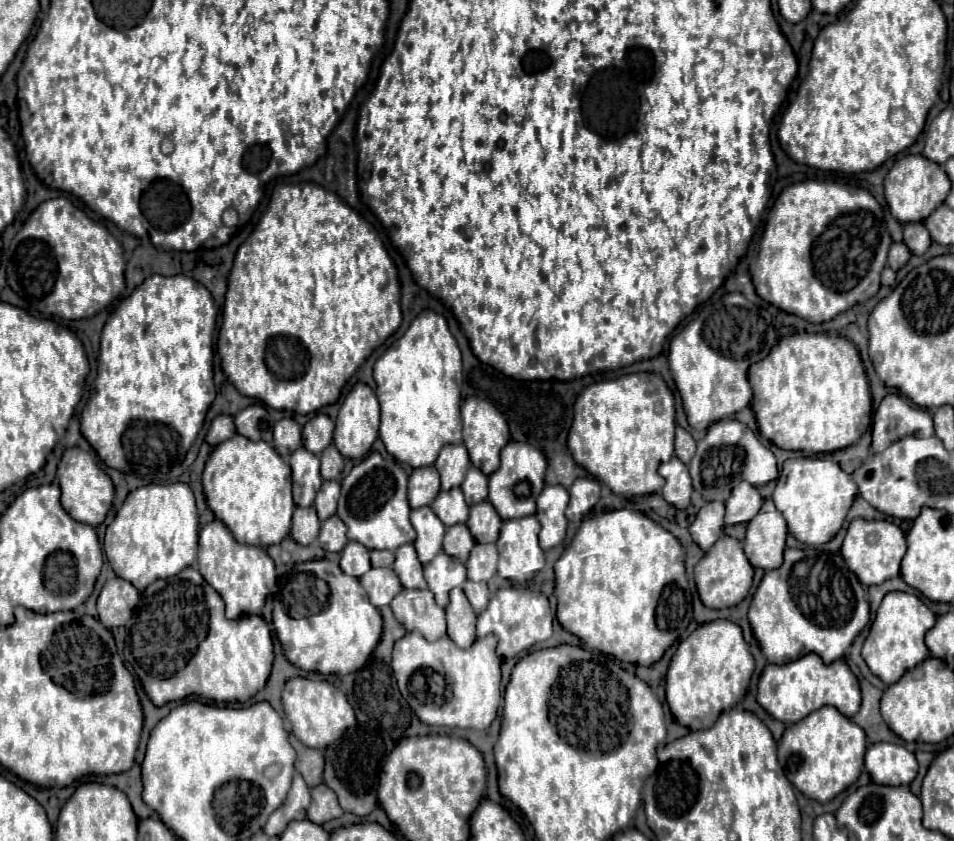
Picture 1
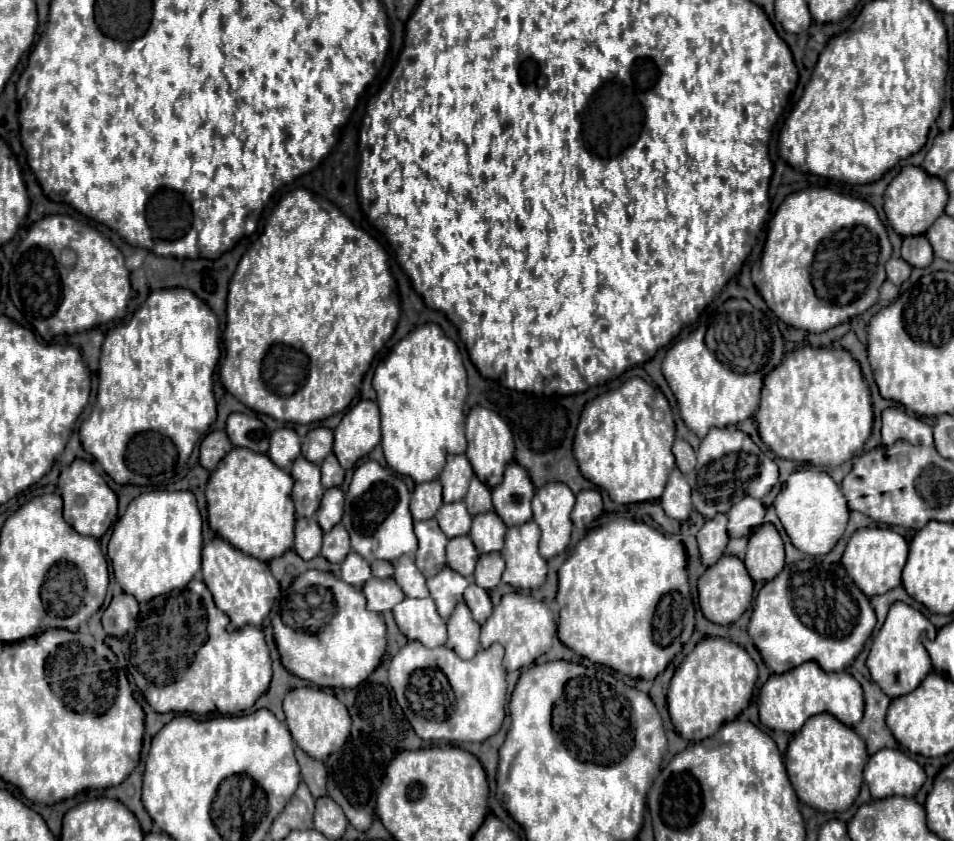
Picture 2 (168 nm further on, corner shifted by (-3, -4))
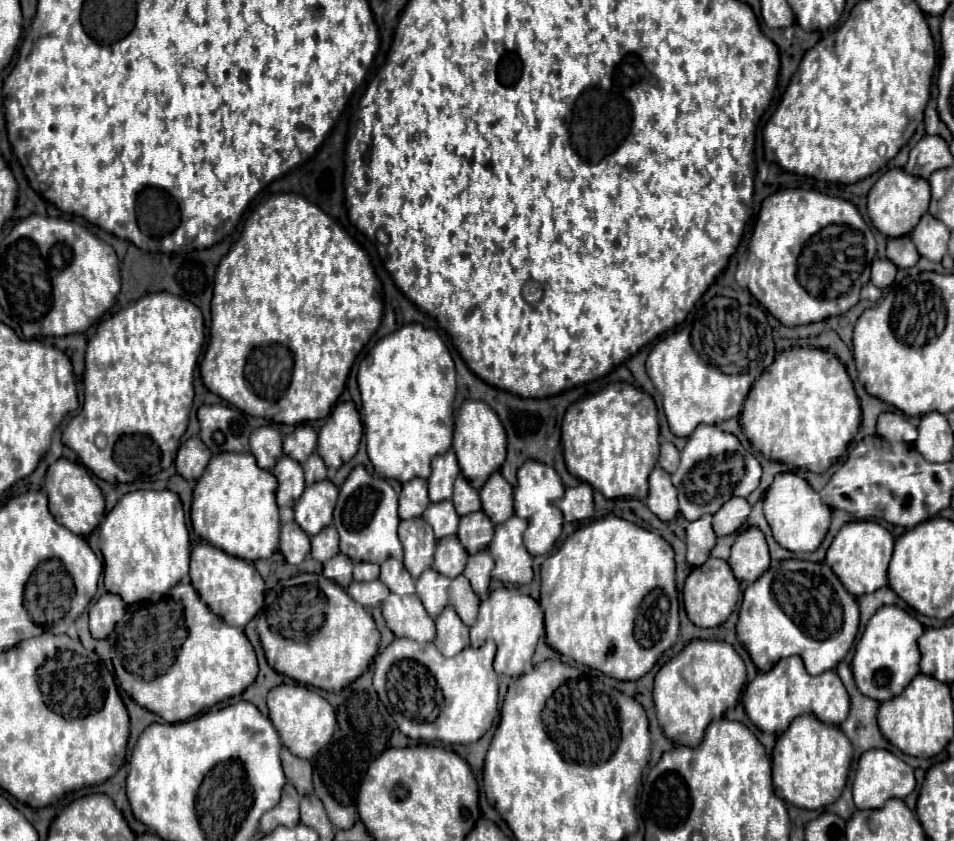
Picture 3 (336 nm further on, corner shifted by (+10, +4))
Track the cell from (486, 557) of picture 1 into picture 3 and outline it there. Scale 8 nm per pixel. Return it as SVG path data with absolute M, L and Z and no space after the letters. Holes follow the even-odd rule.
M481 550L473 556L469 556L469 562L465 566L463 576L469 578L473 592L477 596L485 596L489 590L489 582L491 582L491 570L493 570L493 558L489 554L489 550Z

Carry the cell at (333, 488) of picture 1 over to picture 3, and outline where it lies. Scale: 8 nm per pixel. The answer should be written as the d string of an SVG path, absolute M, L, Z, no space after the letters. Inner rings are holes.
M315 482L305 488L305 494L297 500L295 506L295 522L305 530L305 534L319 534L333 520L333 510L337 504L339 488L331 482Z

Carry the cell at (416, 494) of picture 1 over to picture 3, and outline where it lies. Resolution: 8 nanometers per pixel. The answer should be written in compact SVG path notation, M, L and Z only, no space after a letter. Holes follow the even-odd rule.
M413 478L411 482L403 484L403 490L399 494L399 518L419 518L425 508L429 506L427 496L427 482L421 478Z

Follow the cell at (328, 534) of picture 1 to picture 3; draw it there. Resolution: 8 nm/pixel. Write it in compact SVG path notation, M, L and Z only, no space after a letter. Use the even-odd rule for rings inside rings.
M329 526L311 538L311 558L325 562L333 558L333 554L339 554L339 534L333 526Z

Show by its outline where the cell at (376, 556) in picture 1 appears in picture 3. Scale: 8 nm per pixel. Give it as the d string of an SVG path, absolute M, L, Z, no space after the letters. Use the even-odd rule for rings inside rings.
M361 562L353 568L353 580L355 582L373 582L377 578L379 578L379 566L377 564Z

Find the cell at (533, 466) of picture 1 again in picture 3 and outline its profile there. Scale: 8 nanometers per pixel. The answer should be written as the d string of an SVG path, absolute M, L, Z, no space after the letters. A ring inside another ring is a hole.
M501 472L491 474L491 478L479 490L479 494L483 510L493 524L501 524L505 522L505 518L513 516L513 488L501 476Z

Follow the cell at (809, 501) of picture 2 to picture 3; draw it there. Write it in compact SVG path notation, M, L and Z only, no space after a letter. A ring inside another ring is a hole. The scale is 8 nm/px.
M781 472L775 476L775 482L769 486L763 500L763 514L771 526L775 542L791 552L815 552L831 522L831 510L821 502L819 494L807 484L805 478L793 472Z

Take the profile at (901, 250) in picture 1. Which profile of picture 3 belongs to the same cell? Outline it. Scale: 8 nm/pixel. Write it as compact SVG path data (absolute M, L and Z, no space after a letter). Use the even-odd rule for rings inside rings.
M875 260L871 266L871 282L881 290L893 284L895 274L897 274L897 268L889 260Z

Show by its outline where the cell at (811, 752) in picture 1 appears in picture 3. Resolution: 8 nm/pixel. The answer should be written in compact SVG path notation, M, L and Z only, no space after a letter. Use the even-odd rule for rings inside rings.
M811 714L795 718L789 730L777 738L777 744L773 748L775 794L785 802L807 810L817 810L833 804L847 784L851 754L851 742L849 738L845 738L845 734L841 734L837 726L823 724Z

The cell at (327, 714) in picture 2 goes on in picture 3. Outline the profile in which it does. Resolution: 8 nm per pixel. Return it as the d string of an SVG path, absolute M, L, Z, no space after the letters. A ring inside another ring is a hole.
M289 684L277 686L267 696L267 708L269 708L269 718L281 736L281 742L291 750L291 754L309 760L323 746L331 742L337 724L333 706L311 688L289 686Z

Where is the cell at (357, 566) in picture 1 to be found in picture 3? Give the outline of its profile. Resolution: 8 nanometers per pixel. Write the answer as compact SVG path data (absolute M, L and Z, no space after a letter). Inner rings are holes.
M337 554L323 564L323 576L337 582L341 588L347 588L353 580L353 562L345 554Z

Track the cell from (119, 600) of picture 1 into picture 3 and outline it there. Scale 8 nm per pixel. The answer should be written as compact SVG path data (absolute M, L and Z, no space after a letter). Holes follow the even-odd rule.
M103 594L89 610L89 632L93 638L107 638L125 614L125 602L117 594Z

